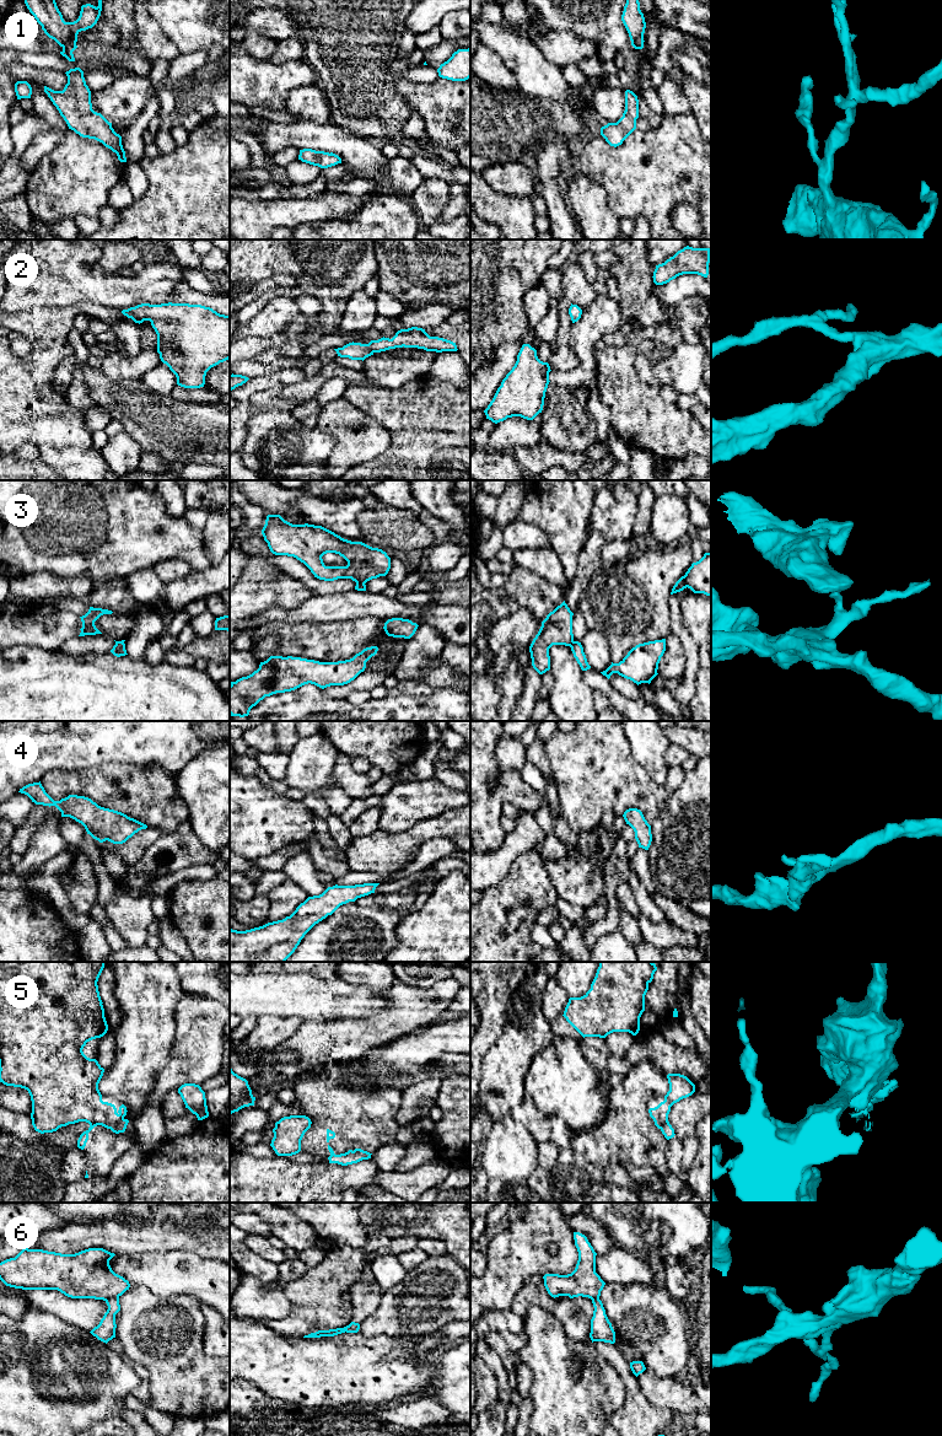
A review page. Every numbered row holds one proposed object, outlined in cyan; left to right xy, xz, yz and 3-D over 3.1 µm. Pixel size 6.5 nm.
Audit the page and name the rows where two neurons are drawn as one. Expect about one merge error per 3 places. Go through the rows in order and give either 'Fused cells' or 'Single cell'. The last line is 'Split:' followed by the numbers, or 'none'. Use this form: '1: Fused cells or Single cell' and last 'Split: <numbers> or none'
1: Single cell
2: Single cell
3: Fused cells
4: Single cell
5: Fused cells
6: Fused cells
Split: 3, 5, 6

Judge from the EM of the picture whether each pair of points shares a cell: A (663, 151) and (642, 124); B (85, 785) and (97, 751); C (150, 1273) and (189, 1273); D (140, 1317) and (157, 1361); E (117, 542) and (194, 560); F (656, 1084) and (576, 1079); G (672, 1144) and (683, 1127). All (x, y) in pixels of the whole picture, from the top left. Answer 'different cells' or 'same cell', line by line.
A: different cells
B: different cells
C: same cell
D: same cell
E: same cell
F: different cells
G: different cells

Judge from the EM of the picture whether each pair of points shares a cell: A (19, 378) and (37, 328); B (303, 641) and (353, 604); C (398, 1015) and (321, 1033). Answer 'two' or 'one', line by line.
A: one
B: two
C: one

